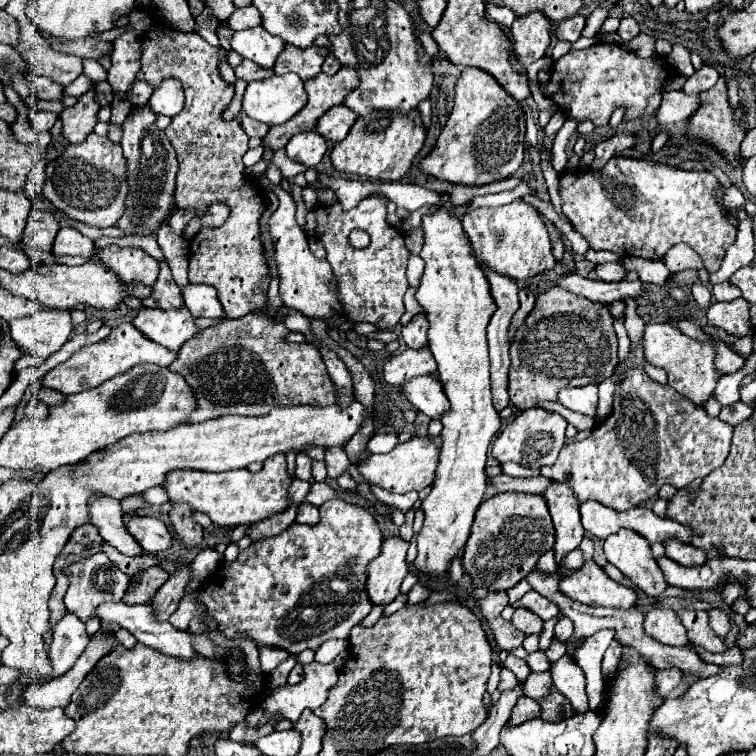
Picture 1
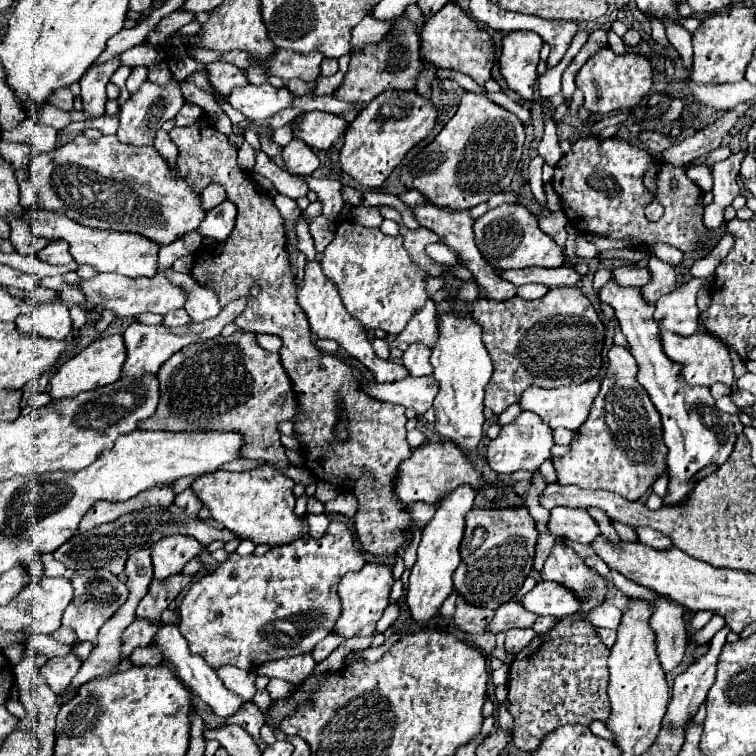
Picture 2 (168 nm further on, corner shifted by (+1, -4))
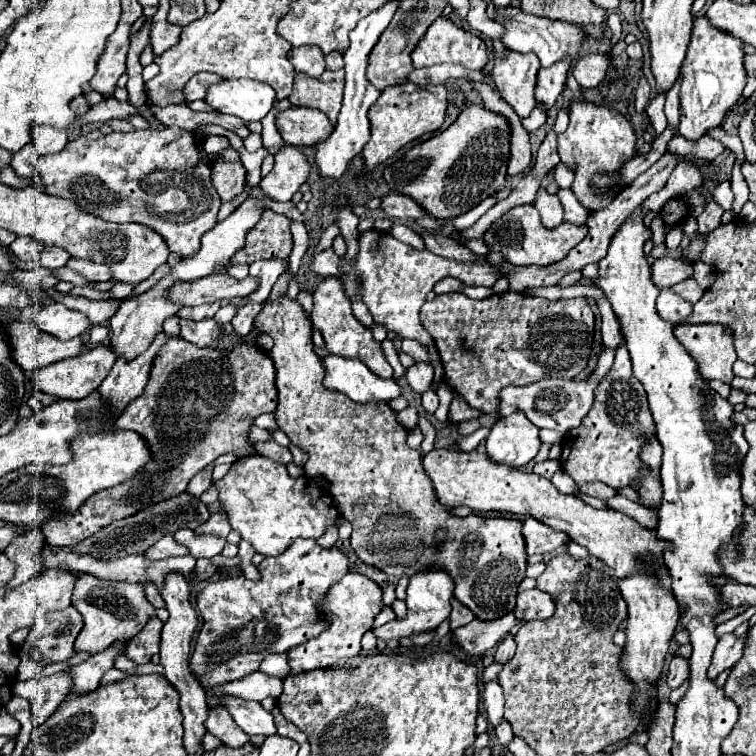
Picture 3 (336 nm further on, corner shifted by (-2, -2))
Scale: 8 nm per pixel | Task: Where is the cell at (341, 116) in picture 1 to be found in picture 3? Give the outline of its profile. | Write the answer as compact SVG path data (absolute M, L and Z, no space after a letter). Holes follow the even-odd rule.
M290 107L276 115L276 129L288 145L314 147L332 133L334 125L318 109Z

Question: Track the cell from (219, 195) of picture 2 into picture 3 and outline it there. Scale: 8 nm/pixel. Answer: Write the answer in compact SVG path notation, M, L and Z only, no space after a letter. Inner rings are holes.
M226 147L212 163L212 185L222 201L230 201L242 193L246 183L246 169L240 161L240 153L234 147Z

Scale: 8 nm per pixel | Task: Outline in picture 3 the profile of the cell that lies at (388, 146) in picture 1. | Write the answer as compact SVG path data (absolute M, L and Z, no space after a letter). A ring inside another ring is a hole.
M402 83L394 87L386 87L376 103L370 107L368 119L372 125L372 137L366 143L362 155L368 165L368 169L374 169L376 165L384 163L388 157L392 157L400 147L406 143L426 135L434 133L442 127L444 115L446 115L446 87L444 85L414 85L414 83Z

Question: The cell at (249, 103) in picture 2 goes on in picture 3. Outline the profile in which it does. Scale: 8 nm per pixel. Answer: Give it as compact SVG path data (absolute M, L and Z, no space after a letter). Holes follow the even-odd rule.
M222 79L206 91L204 103L218 113L228 113L244 121L260 121L274 105L274 89L250 79Z

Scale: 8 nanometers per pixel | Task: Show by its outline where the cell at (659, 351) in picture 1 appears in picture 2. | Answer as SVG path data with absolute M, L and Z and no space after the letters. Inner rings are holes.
M661 331L661 343L663 343L663 351L669 359L681 363L681 377L687 381L687 385L703 385L703 387L711 387L713 383L723 383L727 387L733 387L733 365L731 365L731 357L727 347L723 347L713 335L709 333L693 333L689 337L671 333L671 331Z

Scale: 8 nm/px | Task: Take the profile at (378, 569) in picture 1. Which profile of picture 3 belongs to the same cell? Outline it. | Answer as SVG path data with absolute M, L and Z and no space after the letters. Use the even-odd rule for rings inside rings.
M348 573L346 577L342 577L342 581L334 583L330 587L330 593L326 593L326 597L322 599L322 605L318 605L318 609L322 609L322 617L330 621L330 627L324 629L316 639L310 639L290 649L288 653L290 675L326 667L342 667L350 657L356 657L362 649L360 647L362 635L372 629L374 617L382 609L380 599L382 599L382 589L360 573Z

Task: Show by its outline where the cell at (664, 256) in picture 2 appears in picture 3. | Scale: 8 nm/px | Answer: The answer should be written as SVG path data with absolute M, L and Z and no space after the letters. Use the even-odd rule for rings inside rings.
M656 213L656 217L652 219L650 227L652 227L652 231L654 231L654 239L652 239L654 245L664 243L664 221L662 221L662 215L660 215L660 213Z

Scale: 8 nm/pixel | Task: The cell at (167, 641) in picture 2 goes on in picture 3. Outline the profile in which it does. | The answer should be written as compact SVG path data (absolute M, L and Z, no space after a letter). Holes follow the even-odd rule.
M232 695L222 697L222 705L232 713L234 721L248 733L248 735L276 735L276 725L272 715L256 701L244 701Z

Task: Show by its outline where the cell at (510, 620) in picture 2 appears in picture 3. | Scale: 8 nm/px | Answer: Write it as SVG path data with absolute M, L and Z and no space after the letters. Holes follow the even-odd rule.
M508 613L494 621L478 621L456 629L452 633L452 641L468 655L482 657L488 649L492 649L496 643L500 643L514 627L518 625L514 613Z

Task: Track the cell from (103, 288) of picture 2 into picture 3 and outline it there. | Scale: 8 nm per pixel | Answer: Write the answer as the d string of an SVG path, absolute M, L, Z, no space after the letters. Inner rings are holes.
M210 275L202 277L194 283L176 283L170 291L170 297L176 303L184 303L188 307L194 305L204 305L204 303L214 303L222 299L234 299L234 297L248 297L258 289L258 279L246 277L242 281L236 281L230 275Z

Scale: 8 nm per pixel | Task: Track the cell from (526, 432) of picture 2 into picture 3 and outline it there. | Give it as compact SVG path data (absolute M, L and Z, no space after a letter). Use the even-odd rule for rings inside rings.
M512 413L498 419L486 437L486 451L490 459L508 467L522 467L530 463L538 449L538 427L532 425L524 413Z

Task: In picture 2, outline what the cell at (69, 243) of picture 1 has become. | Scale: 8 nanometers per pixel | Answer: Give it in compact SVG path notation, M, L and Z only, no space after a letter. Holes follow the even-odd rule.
M57 239L55 243L49 243L39 253L39 259L43 259L45 263L51 263L51 265L69 265L73 261L71 253L69 253L69 247L67 247L67 243L63 243L63 239Z

